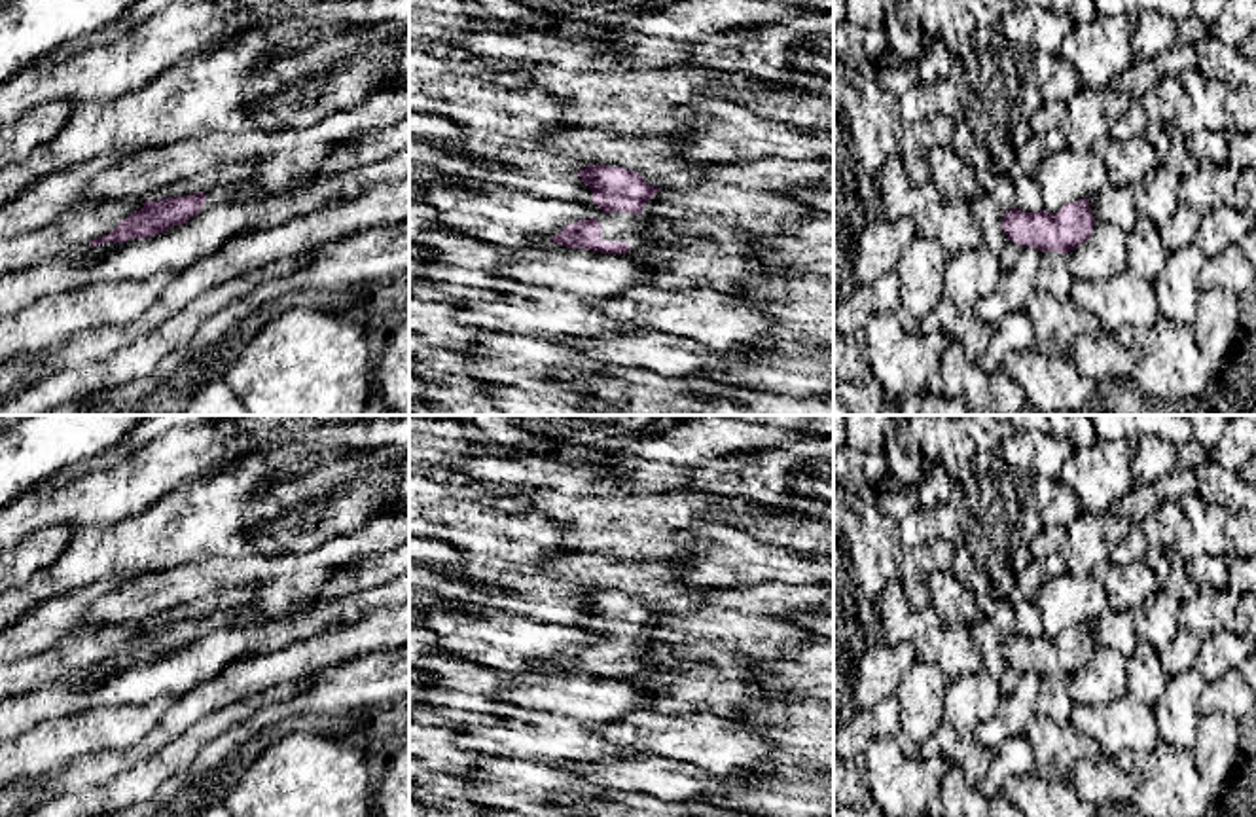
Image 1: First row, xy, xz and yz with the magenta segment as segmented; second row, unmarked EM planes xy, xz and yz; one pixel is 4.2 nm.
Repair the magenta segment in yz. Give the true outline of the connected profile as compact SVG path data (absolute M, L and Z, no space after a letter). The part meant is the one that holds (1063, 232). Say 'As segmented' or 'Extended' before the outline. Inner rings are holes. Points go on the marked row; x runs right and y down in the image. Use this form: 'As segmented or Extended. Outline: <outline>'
As segmented. Outline: M1089 199L1065 205L1057 214L1048 210L1025 212L1012 209L1004 214L1002 229L1021 248L1068 254L1091 239L1095 216Z

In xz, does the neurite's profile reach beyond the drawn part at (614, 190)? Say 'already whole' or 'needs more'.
needs more

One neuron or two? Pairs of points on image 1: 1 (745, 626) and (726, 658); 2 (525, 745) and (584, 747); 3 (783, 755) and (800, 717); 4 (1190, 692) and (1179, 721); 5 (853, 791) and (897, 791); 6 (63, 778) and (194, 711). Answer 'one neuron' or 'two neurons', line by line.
1: two neurons
2: one neuron
3: one neuron
4: one neuron
5: two neurons
6: one neuron

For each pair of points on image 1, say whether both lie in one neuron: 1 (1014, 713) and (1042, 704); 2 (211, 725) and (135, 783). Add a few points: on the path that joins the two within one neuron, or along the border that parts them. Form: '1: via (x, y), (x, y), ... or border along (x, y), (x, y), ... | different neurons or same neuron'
1: via (1022, 706), (1035, 704) | same neuron
2: via (192, 742), (175, 759), (154, 770) | same neuron

